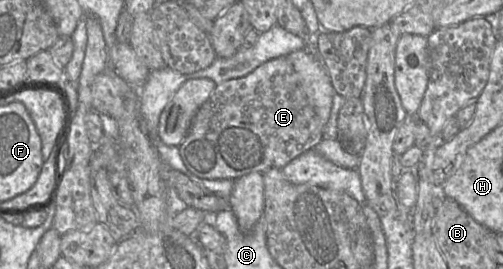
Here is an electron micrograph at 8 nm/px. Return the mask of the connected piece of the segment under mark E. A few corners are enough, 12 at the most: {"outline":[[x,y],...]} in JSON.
{"outline":[[286,56],[216,85],[178,146],[201,179],[323,138]]}

